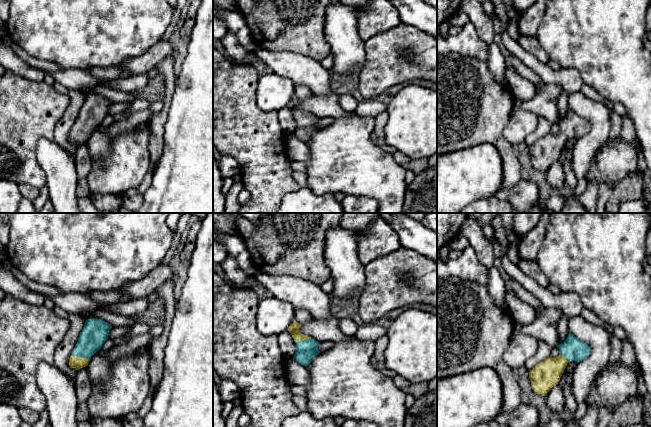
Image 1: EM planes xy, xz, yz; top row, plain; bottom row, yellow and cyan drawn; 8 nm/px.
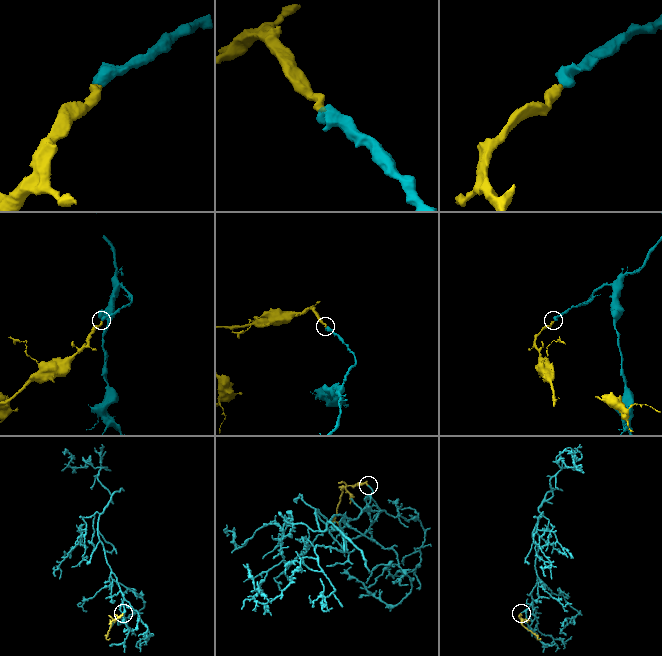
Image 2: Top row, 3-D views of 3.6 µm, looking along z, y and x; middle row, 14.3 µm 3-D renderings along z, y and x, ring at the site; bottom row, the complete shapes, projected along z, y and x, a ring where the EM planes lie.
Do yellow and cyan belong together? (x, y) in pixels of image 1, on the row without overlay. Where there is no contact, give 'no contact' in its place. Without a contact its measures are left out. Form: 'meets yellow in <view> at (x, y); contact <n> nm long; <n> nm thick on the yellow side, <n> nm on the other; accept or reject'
meets yellow in xy at (80, 133); contact 140 nm long; 100 nm thick on the yellow side, 220 nm on the other; accept

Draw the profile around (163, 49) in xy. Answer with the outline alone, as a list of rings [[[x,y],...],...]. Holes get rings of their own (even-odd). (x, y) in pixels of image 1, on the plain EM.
[[[159,40],[144,54],[123,62],[120,67],[133,75],[146,74],[156,68],[164,59],[175,55],[174,47],[169,40]]]

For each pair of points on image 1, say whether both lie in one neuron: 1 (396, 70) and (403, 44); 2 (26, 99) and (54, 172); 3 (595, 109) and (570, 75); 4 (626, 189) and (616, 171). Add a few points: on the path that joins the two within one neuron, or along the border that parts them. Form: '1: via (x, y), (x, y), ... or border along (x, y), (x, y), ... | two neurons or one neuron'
1: via (396, 64), (397, 50) | one neuron
2: border along (53, 138), (41, 138), (38, 141), (37, 161) | two neurons
3: border along (580, 90), (568, 95) | two neurons
4: border along (637, 163), (637, 169), (625, 176), (613, 190) | two neurons

